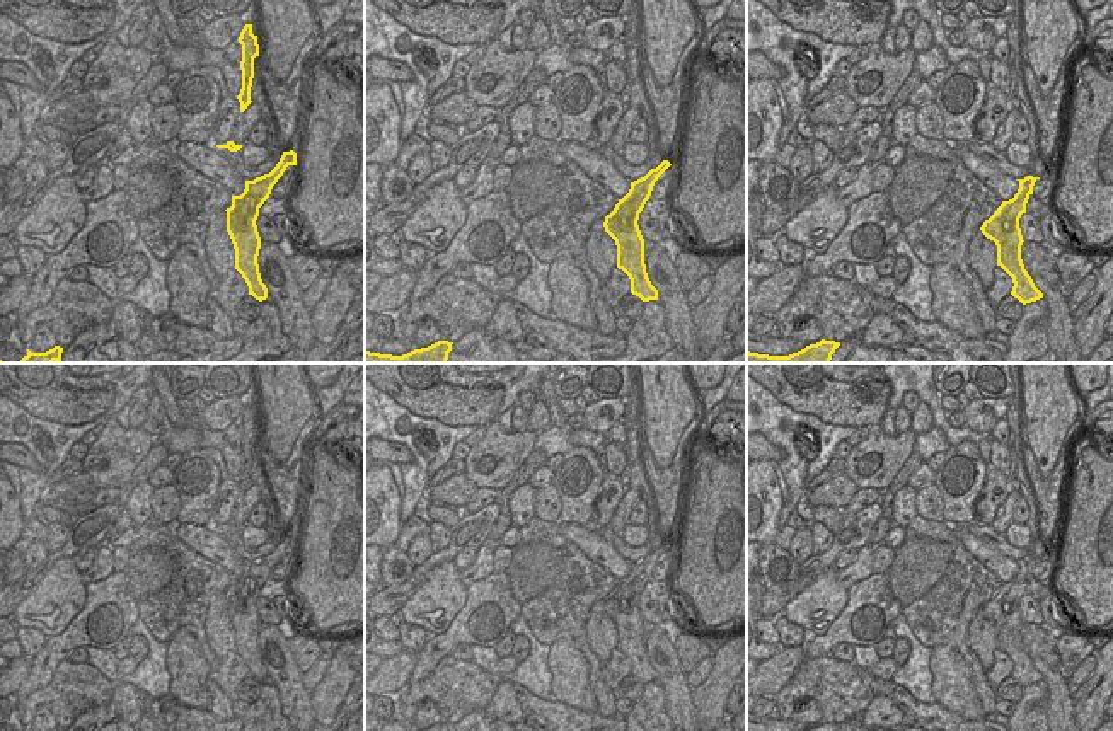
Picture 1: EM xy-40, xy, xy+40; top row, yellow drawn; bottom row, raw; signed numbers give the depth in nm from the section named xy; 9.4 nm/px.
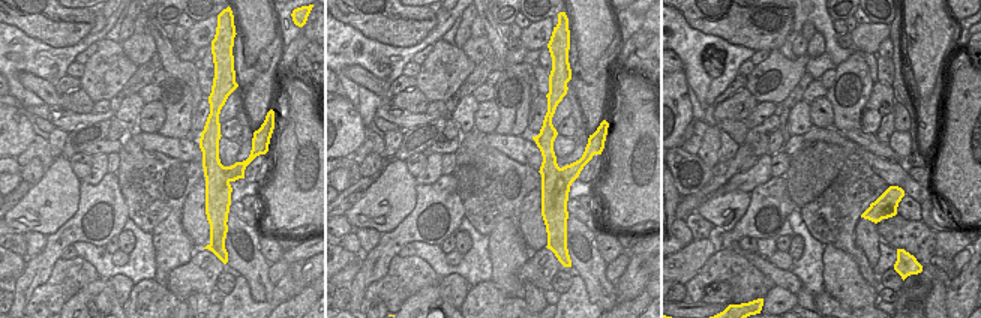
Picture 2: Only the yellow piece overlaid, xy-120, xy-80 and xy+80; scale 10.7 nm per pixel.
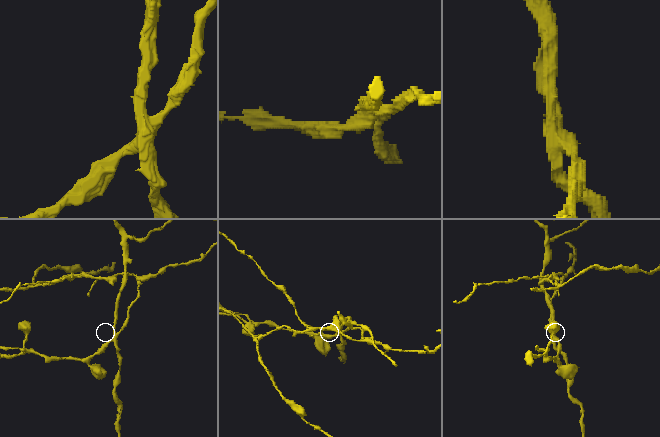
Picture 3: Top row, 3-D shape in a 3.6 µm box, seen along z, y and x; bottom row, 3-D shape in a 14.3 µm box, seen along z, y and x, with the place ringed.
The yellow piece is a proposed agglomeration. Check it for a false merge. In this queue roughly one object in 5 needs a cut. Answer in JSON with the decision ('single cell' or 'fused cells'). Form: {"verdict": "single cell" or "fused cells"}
{"verdict": "fused cells"}

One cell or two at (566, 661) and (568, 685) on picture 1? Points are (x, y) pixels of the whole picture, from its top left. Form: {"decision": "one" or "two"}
{"decision": "one"}

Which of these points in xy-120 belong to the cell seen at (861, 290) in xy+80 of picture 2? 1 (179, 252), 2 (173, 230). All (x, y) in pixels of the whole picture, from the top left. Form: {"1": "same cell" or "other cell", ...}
{"1": "same cell", "2": "same cell"}

